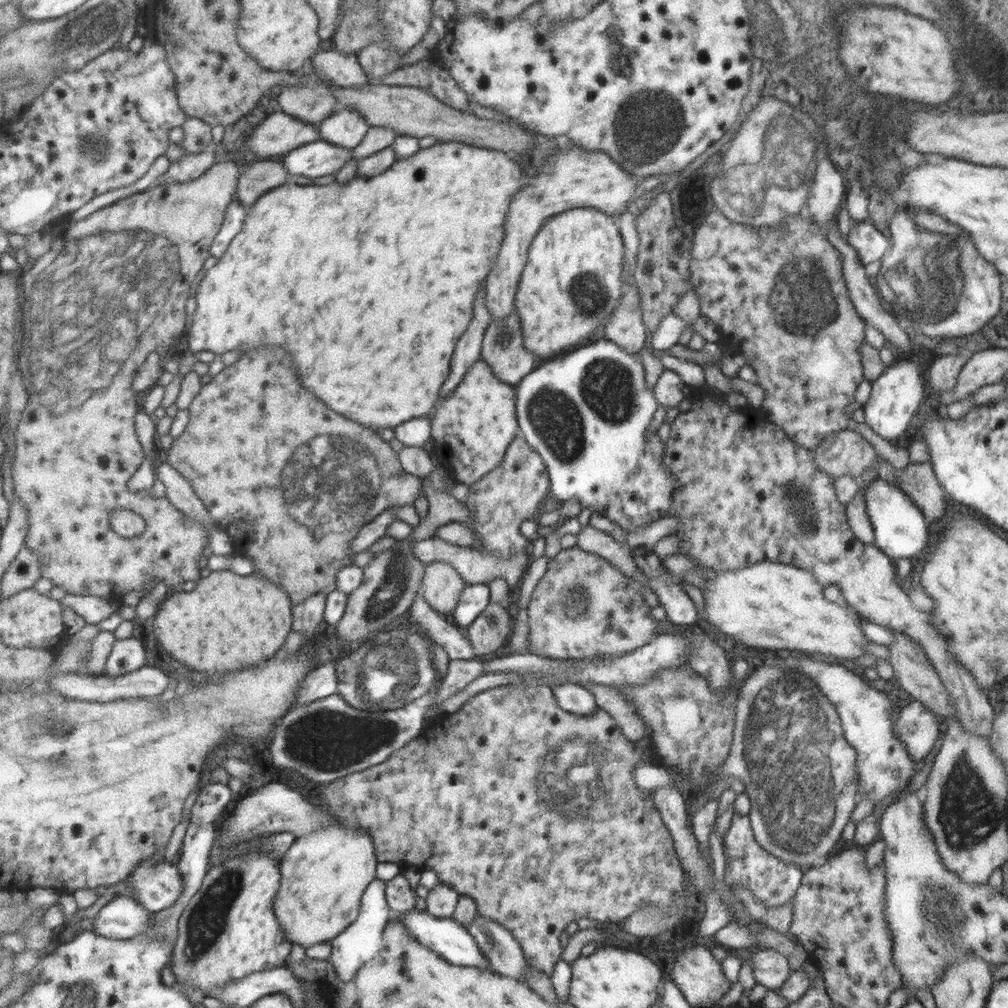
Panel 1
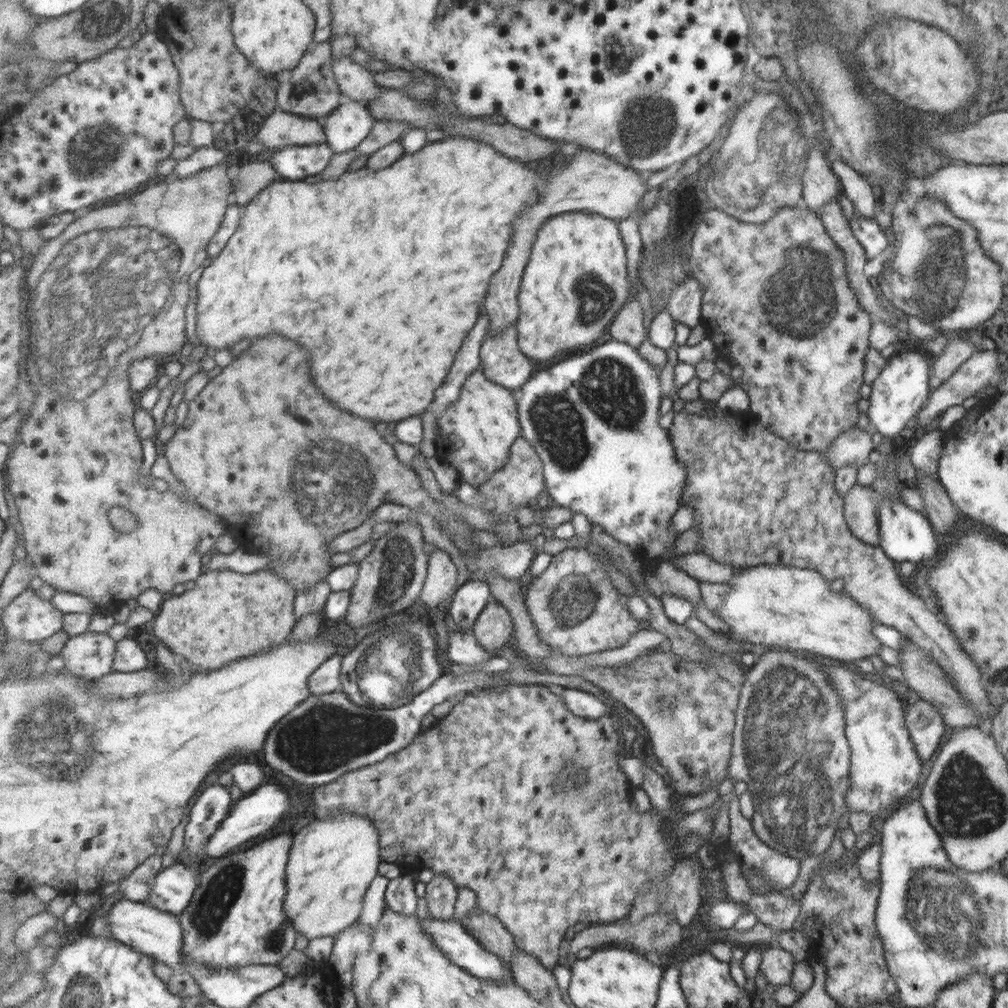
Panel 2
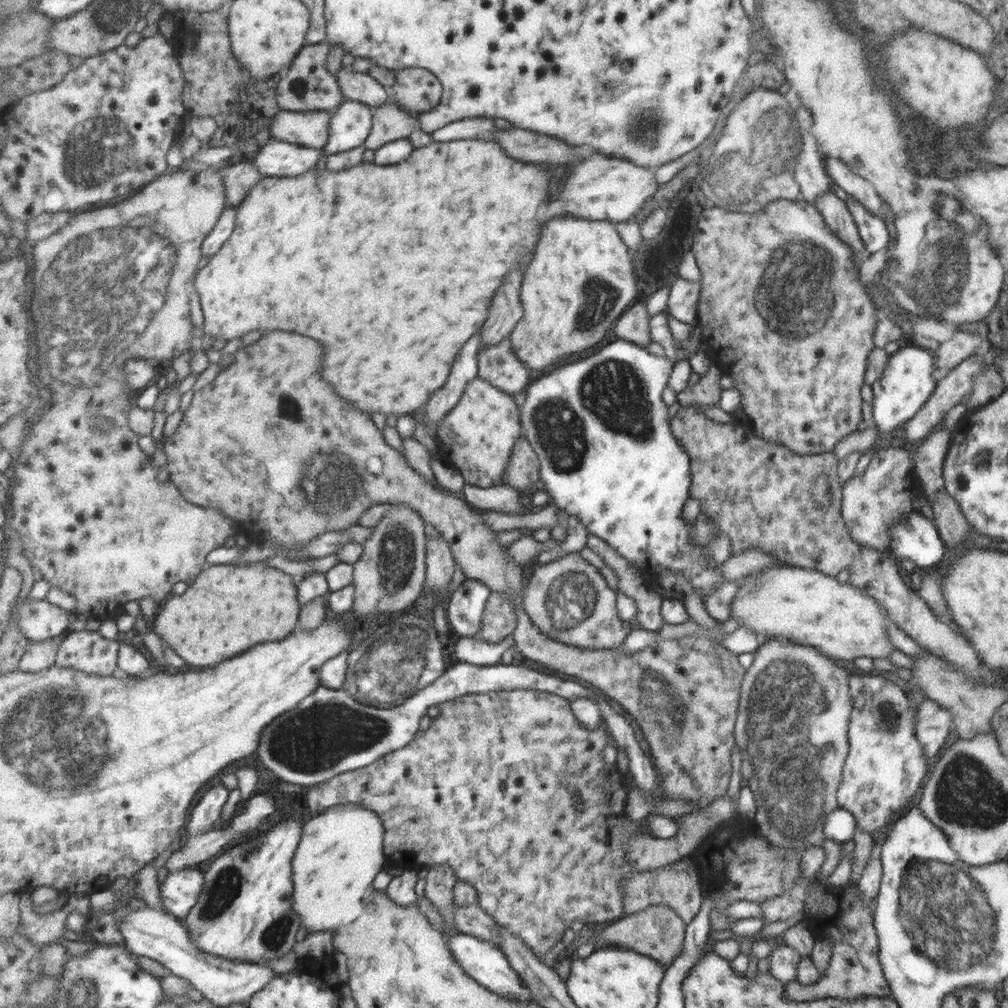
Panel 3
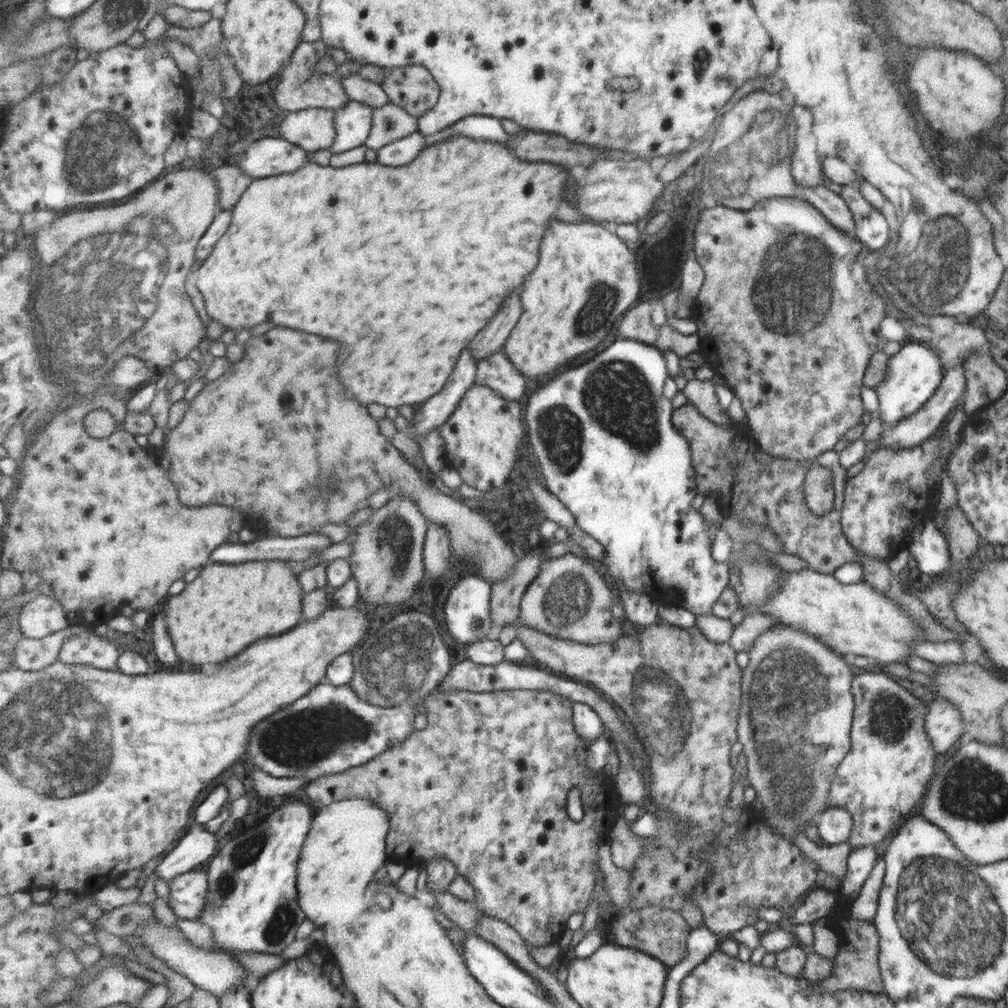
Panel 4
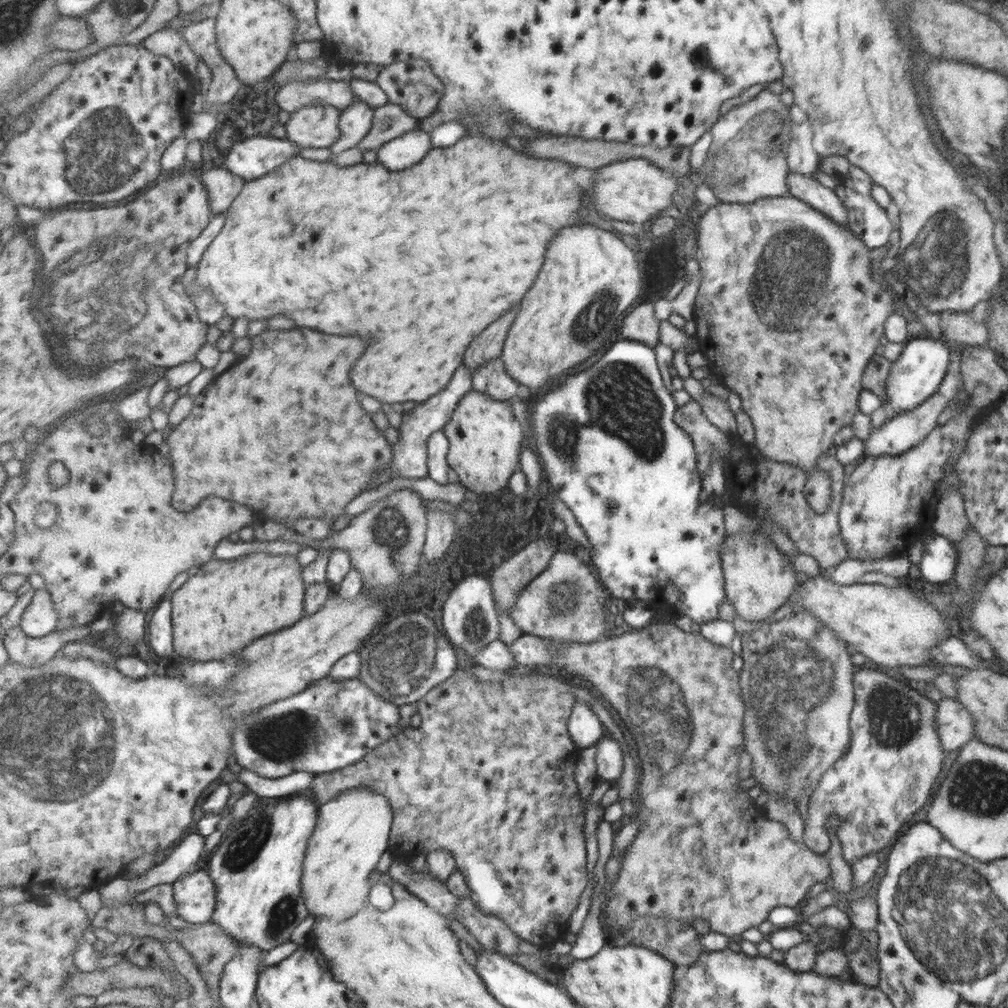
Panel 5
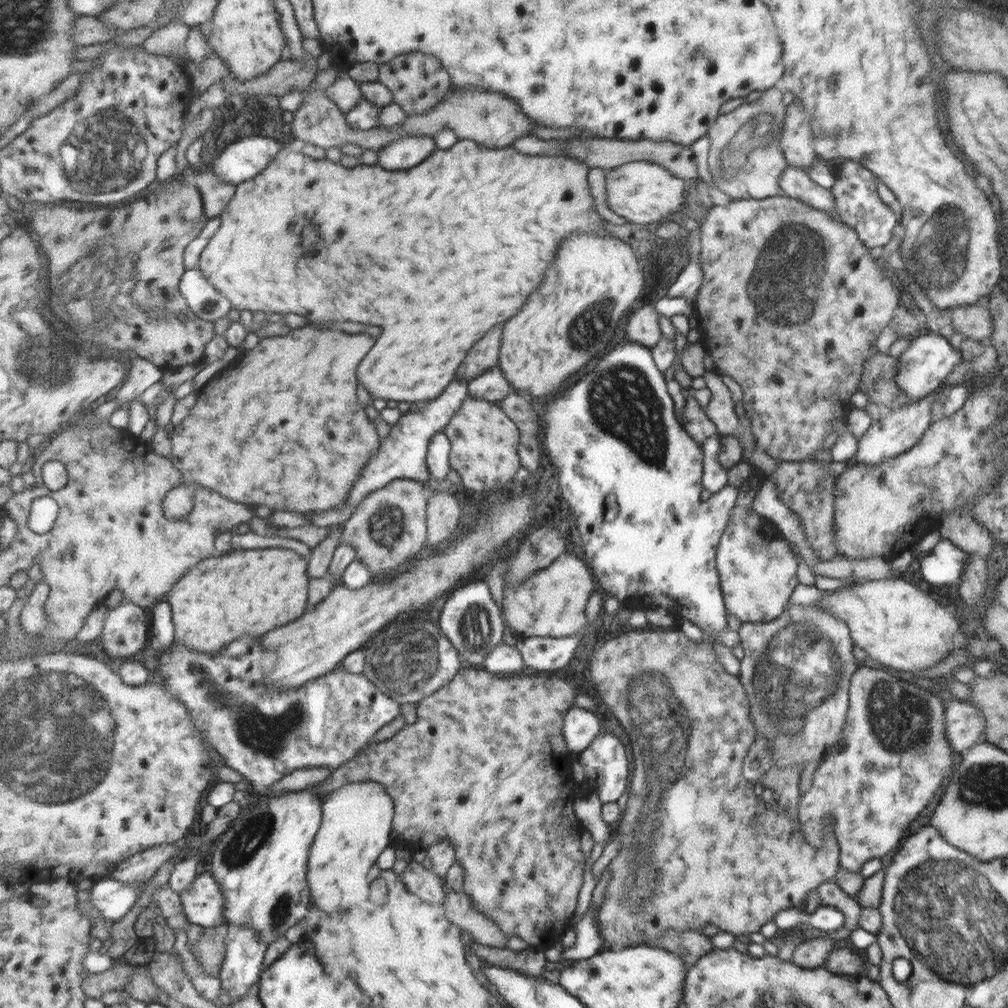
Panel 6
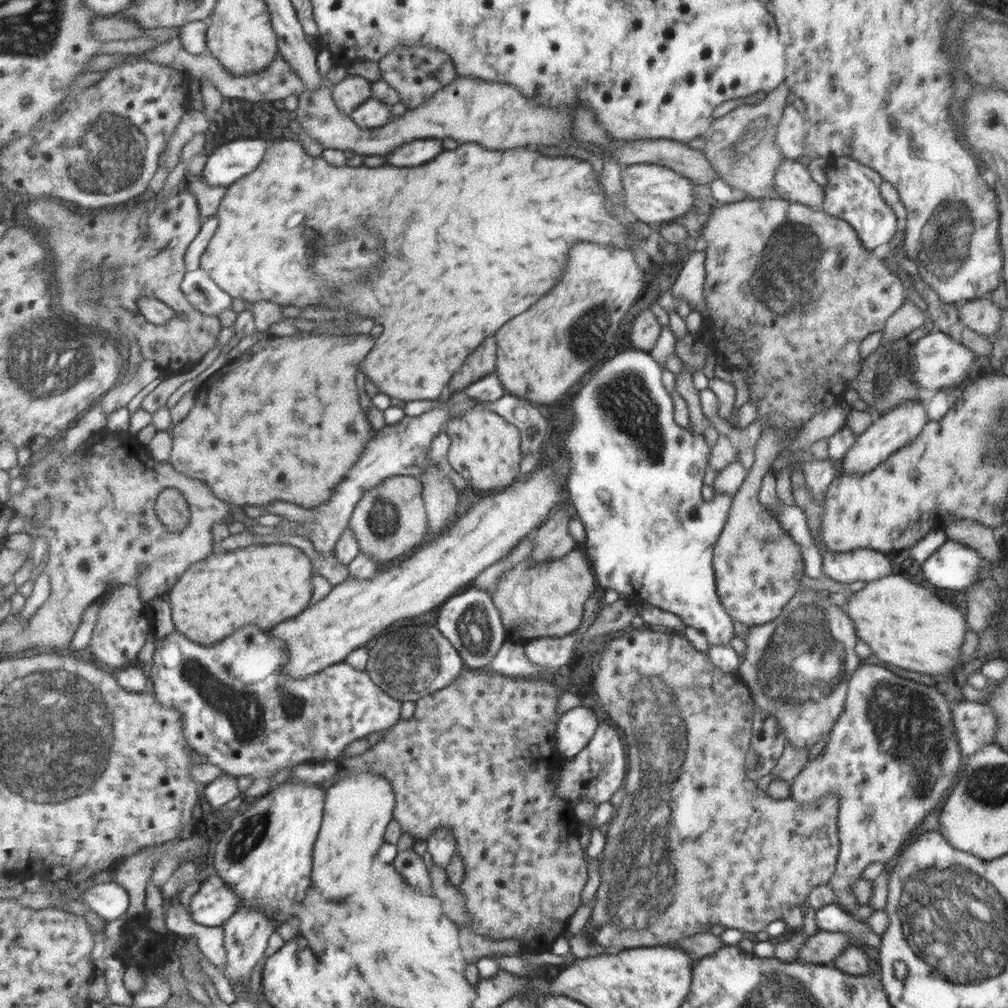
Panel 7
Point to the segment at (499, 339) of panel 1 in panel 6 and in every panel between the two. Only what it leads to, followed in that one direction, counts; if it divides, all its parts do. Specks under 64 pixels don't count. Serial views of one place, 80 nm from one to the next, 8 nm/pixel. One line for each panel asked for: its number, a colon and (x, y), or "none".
2: (503, 361)
3: (500, 364)
4: (497, 372)
5: (494, 379)
6: (493, 386)

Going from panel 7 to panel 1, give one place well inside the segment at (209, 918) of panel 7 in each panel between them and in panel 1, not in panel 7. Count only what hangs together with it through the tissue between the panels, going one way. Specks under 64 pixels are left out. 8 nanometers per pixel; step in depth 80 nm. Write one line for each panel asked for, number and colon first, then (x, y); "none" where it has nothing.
1: (158, 887)
2: (173, 889)
3: (180, 893)
4: (189, 893)
5: (196, 895)
6: (204, 902)

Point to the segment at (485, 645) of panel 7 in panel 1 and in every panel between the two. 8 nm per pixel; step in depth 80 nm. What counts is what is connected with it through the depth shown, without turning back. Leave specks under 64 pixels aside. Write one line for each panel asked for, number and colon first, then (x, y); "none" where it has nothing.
1: (474, 600)
2: (468, 603)
3: (466, 608)
4: (467, 613)
5: (470, 615)
6: (471, 619)

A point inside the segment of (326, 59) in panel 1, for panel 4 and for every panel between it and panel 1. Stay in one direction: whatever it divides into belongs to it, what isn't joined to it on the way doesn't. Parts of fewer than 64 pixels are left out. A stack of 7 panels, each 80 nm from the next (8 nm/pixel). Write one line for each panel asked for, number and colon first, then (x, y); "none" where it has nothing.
2: (356, 83)
3: (355, 86)
4: (360, 89)

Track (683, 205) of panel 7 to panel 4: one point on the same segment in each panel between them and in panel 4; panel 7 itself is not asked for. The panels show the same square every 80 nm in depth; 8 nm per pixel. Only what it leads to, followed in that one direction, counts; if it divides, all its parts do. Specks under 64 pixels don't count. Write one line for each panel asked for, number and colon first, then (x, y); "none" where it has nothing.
4: (618, 191)
5: (633, 190)
6: (640, 192)

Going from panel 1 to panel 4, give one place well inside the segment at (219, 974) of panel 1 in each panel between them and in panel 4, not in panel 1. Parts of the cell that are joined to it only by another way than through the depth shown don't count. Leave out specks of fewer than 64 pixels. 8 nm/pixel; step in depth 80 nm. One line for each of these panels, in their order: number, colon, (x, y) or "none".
2: (236, 919)
3: (245, 912)
4: (253, 905)

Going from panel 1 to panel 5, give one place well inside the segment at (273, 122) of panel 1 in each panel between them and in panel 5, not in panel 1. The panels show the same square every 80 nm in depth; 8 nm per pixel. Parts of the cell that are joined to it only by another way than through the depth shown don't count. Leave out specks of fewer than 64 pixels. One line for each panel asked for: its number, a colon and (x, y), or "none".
2: (282, 128)
3: (311, 129)
4: (314, 129)
5: (315, 126)

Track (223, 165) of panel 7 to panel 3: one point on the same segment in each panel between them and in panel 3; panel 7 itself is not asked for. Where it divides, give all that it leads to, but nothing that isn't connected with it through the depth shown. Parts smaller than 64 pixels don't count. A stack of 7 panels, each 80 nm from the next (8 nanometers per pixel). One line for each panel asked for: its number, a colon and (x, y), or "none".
3: (276, 158)
4: (272, 156)
5: (250, 160)
6: (242, 160)

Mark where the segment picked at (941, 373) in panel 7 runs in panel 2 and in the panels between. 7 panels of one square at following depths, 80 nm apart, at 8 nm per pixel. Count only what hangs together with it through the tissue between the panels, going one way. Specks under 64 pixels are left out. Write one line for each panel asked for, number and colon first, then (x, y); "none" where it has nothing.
2: (897, 392)
3: (905, 384)
4: (912, 374)
5: (915, 375)
6: (927, 359)

